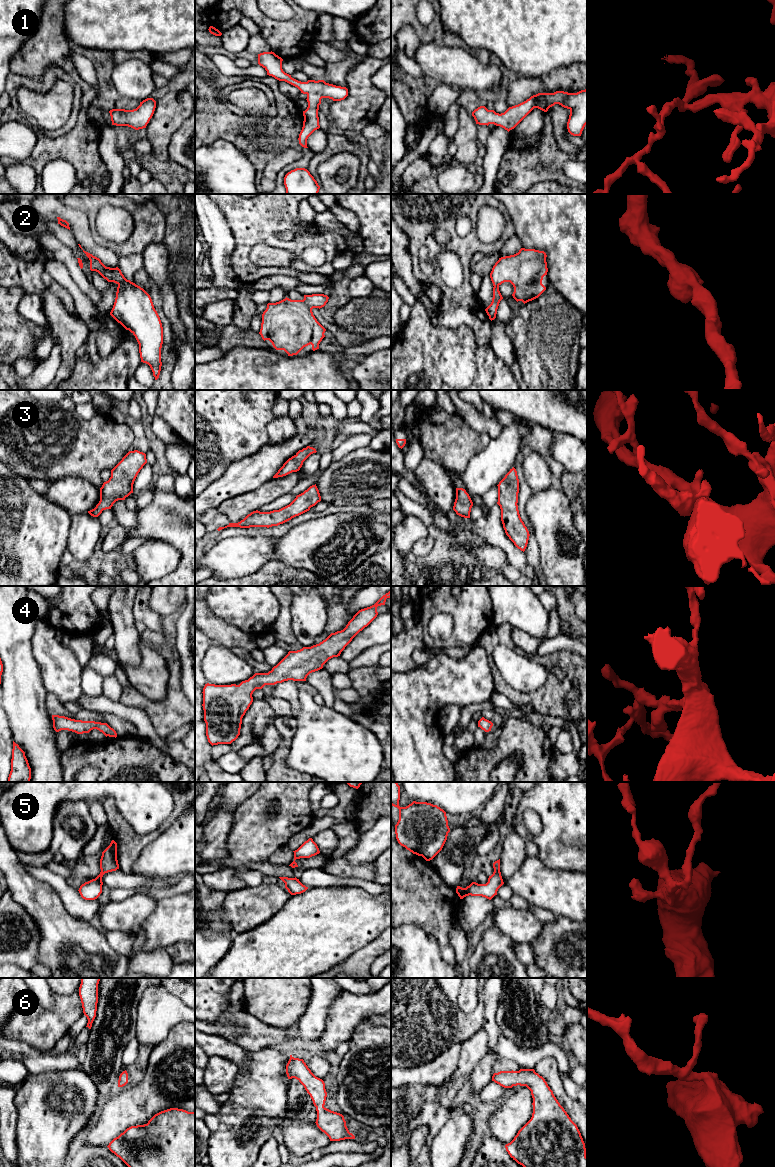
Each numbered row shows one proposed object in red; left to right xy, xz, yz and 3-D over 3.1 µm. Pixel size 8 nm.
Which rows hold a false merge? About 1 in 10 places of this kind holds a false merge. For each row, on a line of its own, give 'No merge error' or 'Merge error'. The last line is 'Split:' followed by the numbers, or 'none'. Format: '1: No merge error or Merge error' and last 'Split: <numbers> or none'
1: No merge error
2: No merge error
3: No merge error
4: No merge error
5: No merge error
6: No merge error
Split: none

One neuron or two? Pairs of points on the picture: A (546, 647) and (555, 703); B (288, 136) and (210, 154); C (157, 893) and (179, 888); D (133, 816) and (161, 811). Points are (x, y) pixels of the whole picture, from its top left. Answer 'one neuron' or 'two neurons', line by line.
A: two neurons
B: two neurons
C: one neuron
D: one neuron

